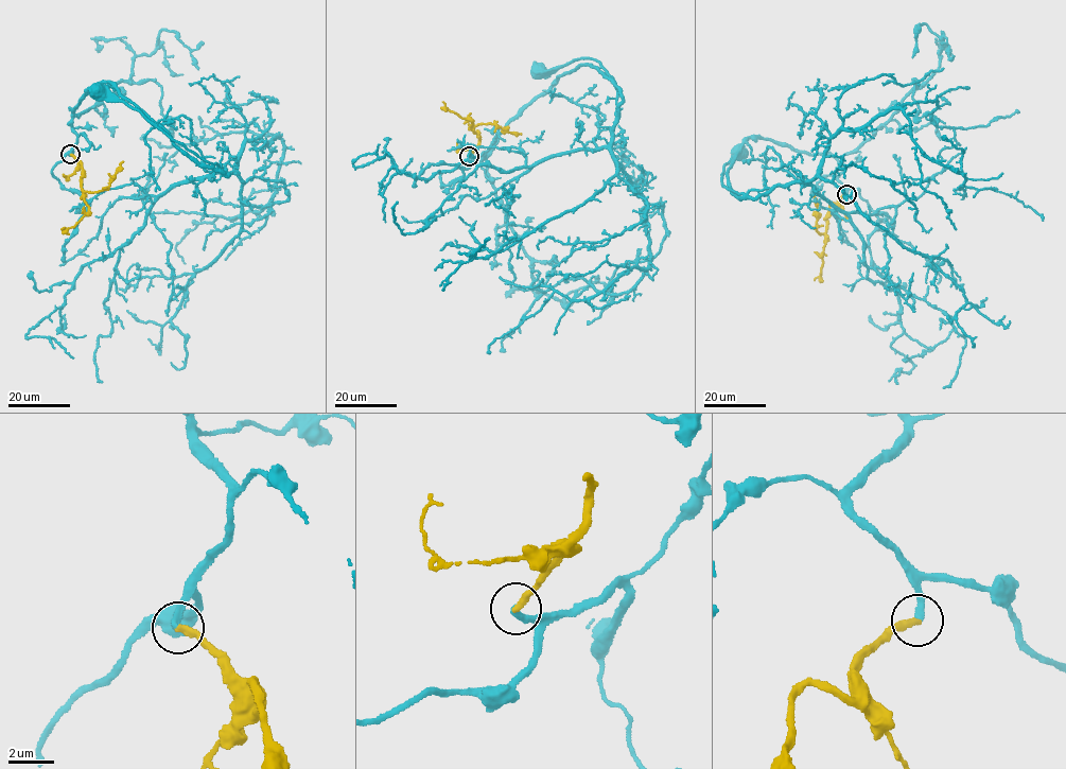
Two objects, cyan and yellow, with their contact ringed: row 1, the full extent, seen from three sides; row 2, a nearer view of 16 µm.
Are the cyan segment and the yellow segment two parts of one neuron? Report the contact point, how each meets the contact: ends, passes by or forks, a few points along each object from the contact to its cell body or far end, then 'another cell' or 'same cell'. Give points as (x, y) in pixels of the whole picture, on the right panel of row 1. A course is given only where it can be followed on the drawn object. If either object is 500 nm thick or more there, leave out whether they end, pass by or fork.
(846, 194) | cyan ends | yellow ends | cyan via (846, 194), (844, 167), (832, 155), (753, 136), (726, 174), (738, 197), (721, 181), (740, 151) | yellow via (846, 194), (837, 204), (829, 204), (821, 255), (823, 263), (814, 280) | same cell

